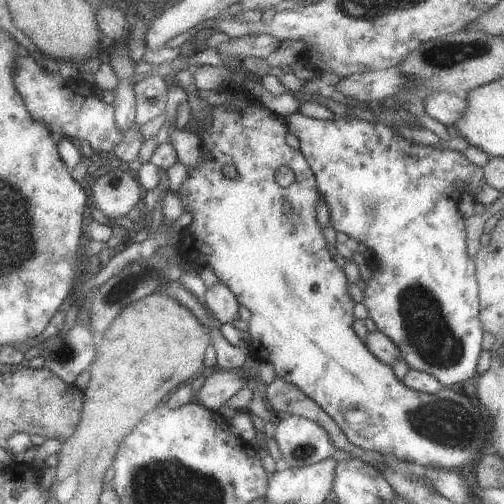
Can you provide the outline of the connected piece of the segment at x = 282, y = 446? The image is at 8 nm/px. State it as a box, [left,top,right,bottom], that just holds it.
[274,415,337,467]

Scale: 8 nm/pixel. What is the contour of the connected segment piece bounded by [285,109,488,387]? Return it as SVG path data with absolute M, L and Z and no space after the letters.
M298 110L286 116L285 122L288 132L298 138L298 148L306 157L312 174L316 179L316 188L324 202L326 202L329 222L336 232L344 232L346 236L355 238L358 242L364 243L374 256L378 258L378 268L372 271L372 276L366 280L366 288L362 291L362 304L366 306L368 316L372 318L376 328L382 334L386 334L396 346L398 346L402 358L408 363L410 369L427 372L437 378L444 387L454 386L460 382L466 382L476 374L478 359L482 354L482 338L485 332L478 314L480 311L478 300L478 282L474 270L474 259L466 253L466 229L464 218L458 209L459 197L464 193L475 197L478 190L488 186L484 182L484 170L480 166L471 163L463 152L450 149L433 148L432 146L418 144L414 140L408 140L399 135L391 124L376 120L360 110L358 117L350 118L334 117L332 120L315 119L304 116Z

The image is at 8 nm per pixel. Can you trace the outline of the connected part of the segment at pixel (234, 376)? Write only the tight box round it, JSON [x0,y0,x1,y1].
[196,370,245,411]

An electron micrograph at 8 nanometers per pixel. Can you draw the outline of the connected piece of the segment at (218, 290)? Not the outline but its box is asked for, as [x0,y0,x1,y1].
[201,281,240,324]

